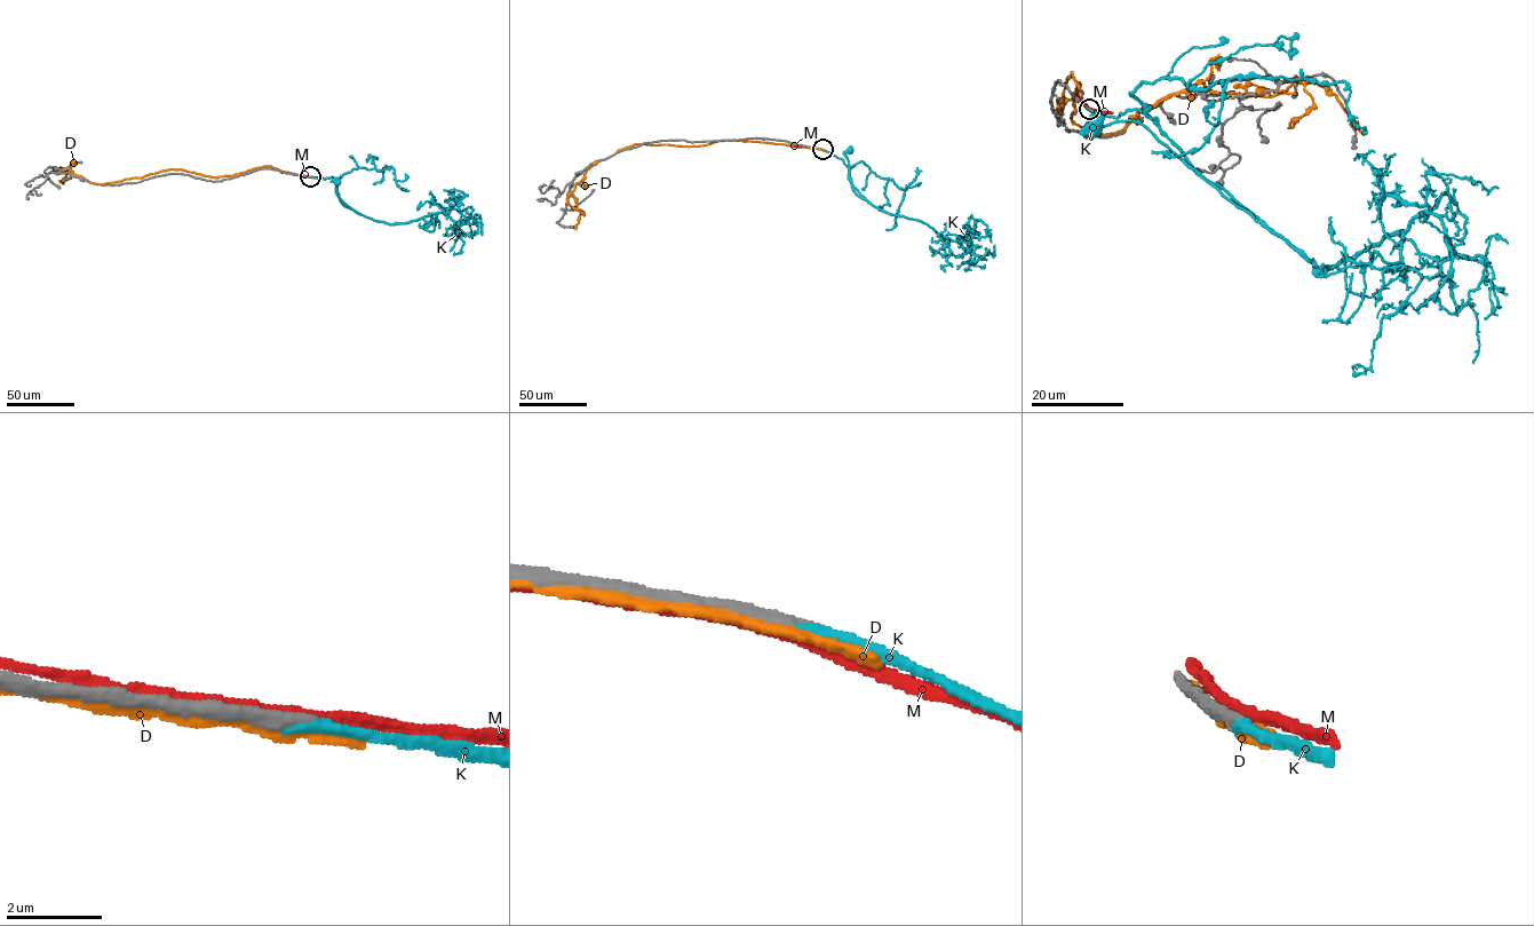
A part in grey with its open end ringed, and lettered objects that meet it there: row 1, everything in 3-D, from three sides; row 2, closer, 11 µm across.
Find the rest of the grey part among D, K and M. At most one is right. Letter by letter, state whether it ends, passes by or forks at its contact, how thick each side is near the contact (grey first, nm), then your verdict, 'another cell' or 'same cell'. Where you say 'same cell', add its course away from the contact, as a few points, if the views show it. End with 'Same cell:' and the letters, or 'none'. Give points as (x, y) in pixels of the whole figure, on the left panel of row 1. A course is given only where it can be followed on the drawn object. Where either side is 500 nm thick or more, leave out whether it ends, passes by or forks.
D: it passes by; calibres 240 and 220 nm; another cell
K: it ends; calibres 260 and 200 nm; same cell; course (309, 176), (333, 177), (338, 195), (336, 180), (331, 181), (336, 182)
M: it passes by; calibres 240 and 240 nm; another cell
Same cell: K

